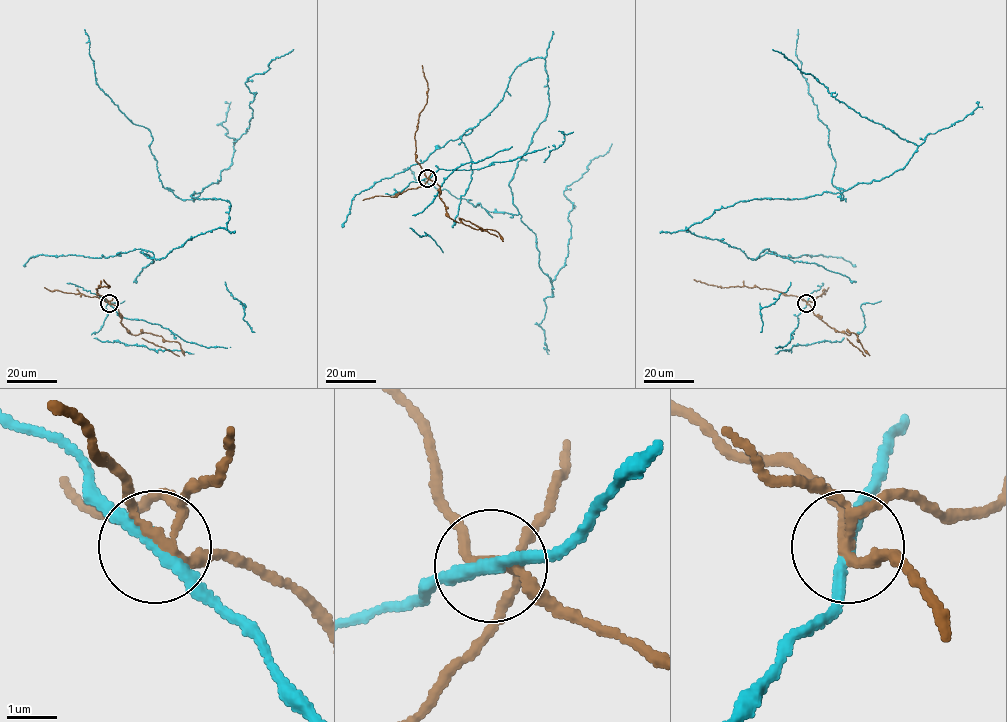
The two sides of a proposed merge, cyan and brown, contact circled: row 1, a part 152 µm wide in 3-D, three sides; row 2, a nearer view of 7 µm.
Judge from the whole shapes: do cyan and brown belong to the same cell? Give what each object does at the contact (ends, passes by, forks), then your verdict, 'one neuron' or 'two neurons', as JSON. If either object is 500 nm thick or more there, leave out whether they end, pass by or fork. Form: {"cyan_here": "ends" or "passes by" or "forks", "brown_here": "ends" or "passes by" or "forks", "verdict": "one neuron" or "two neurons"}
{"cyan_here": "passes by", "brown_here": "forks", "verdict": "two neurons"}

